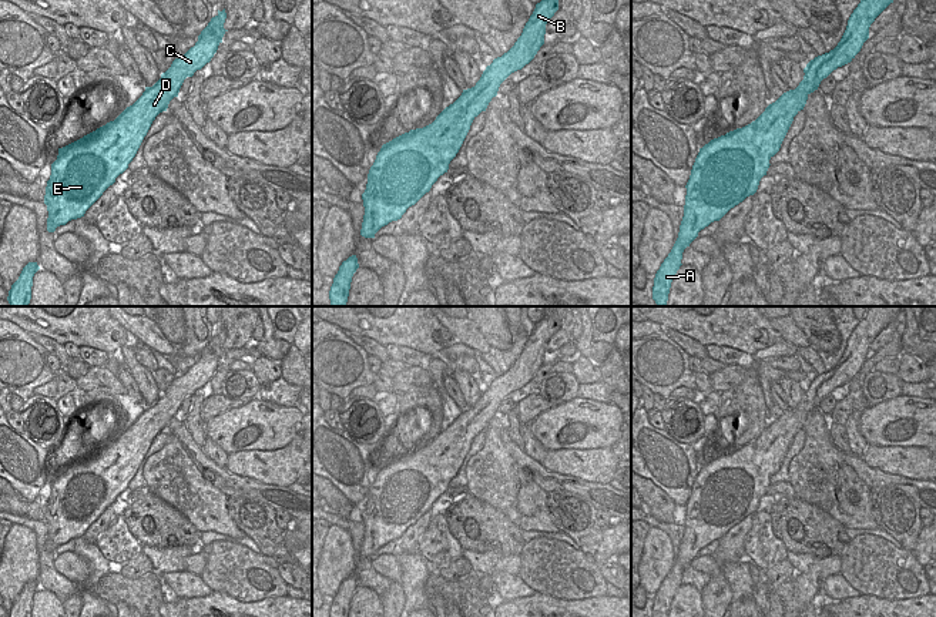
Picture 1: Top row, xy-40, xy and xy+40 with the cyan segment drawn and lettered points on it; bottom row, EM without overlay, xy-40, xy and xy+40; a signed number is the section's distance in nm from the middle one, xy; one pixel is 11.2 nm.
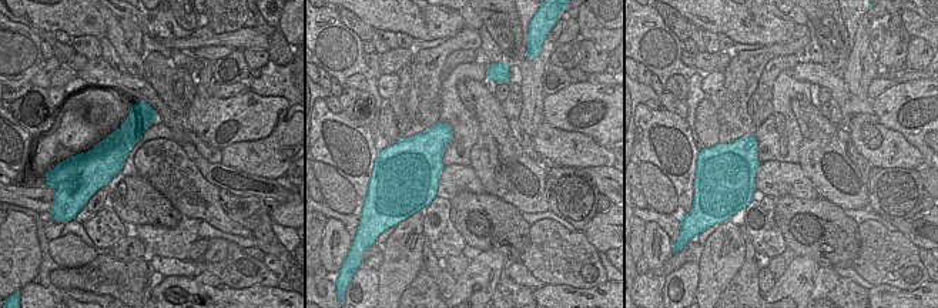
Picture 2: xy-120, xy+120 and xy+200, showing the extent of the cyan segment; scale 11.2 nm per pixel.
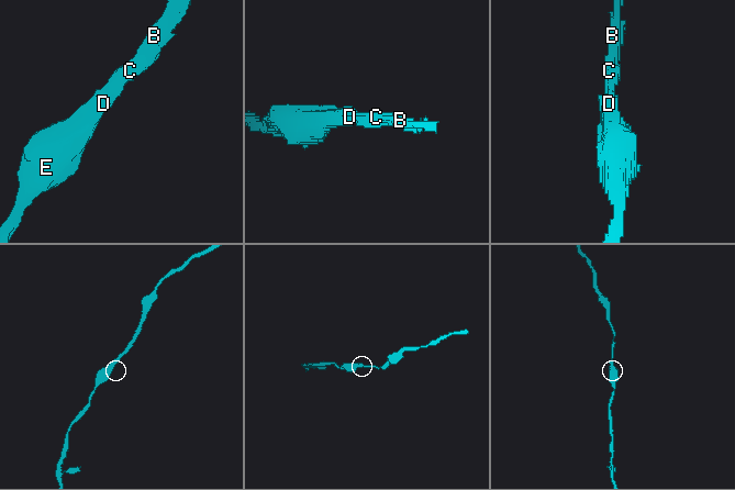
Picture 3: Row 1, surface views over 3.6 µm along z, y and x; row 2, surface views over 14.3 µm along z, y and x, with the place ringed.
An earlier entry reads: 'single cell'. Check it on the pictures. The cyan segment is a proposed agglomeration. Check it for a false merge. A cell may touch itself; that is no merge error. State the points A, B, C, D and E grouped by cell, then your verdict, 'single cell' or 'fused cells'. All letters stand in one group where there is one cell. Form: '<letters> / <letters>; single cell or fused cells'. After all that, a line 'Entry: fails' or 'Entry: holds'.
A B C D E; single cell
Entry: holds

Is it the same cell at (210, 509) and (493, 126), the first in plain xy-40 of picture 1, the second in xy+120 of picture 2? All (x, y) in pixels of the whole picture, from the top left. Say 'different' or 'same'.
same

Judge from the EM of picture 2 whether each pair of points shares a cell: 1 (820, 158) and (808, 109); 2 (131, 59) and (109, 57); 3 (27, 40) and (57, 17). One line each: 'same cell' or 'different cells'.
1: same cell
2: different cells
3: different cells

